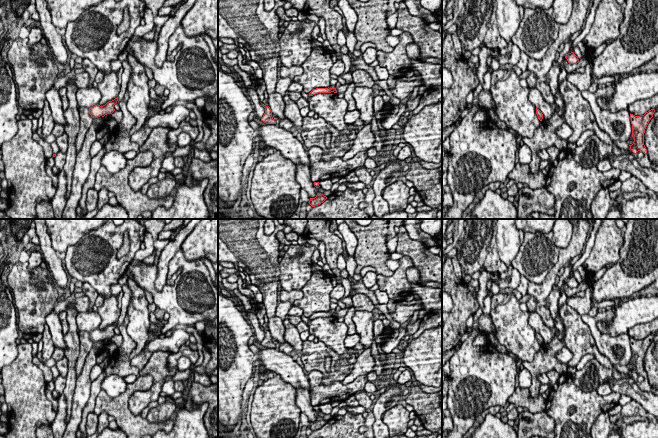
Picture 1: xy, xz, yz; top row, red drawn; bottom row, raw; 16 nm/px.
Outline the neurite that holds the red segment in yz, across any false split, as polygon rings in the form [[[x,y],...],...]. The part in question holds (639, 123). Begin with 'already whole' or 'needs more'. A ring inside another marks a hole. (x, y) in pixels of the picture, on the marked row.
already whole; [[[651,109],[644,115],[640,116],[630,114],[632,124],[632,137],[634,138],[634,142],[629,146],[634,154],[637,154],[638,151],[647,154],[647,149],[644,145],[644,133],[649,121],[653,117],[654,112],[655,110]]]

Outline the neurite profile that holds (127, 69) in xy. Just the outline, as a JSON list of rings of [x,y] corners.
[[[127,59],[122,62],[122,68],[123,68],[123,73],[122,73],[122,82],[120,85],[120,92],[118,94],[118,101],[117,104],[120,103],[120,101],[124,98],[124,94],[126,93],[127,90],[127,84],[130,79],[130,75],[132,72],[132,67],[128,63]]]

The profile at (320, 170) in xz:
[[[318,146],[309,148],[308,155],[313,183],[334,177],[343,178],[356,168],[364,165],[365,159],[368,158],[367,151],[361,151],[346,161],[343,161],[341,157],[333,157],[331,160],[325,161],[323,159],[324,151]]]

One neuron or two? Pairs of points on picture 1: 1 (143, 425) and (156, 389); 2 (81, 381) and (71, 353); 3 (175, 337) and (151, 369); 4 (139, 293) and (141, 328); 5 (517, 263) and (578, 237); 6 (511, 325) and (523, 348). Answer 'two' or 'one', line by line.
1: two
2: two
3: two
4: one
5: two
6: one

